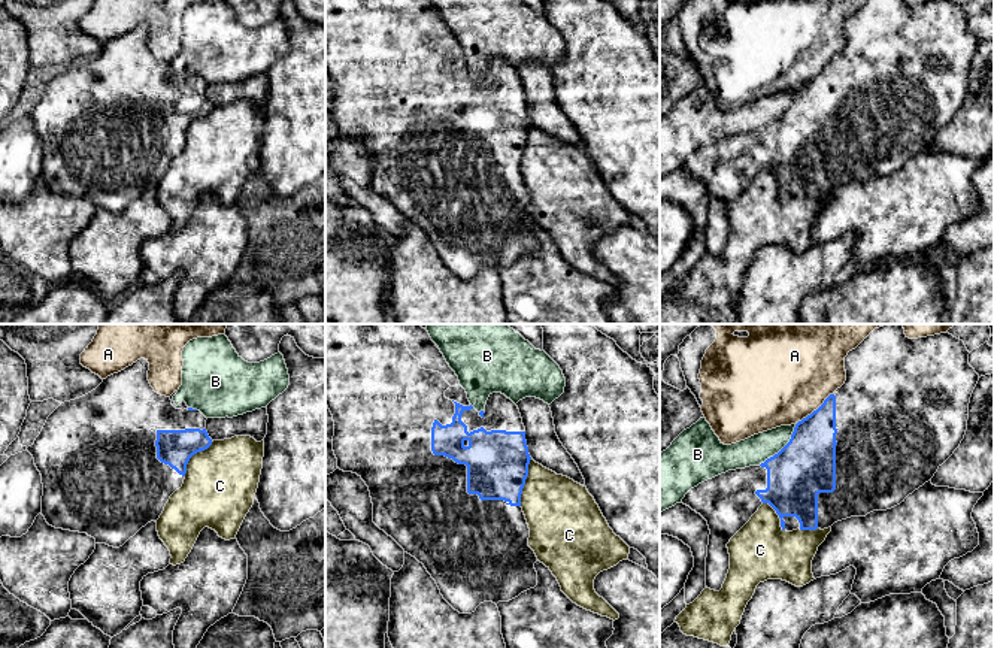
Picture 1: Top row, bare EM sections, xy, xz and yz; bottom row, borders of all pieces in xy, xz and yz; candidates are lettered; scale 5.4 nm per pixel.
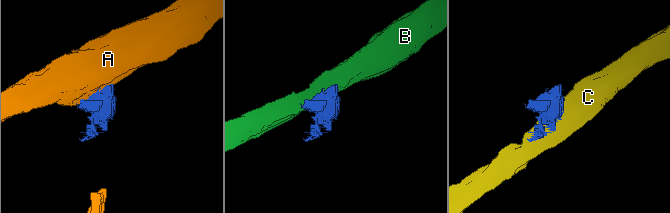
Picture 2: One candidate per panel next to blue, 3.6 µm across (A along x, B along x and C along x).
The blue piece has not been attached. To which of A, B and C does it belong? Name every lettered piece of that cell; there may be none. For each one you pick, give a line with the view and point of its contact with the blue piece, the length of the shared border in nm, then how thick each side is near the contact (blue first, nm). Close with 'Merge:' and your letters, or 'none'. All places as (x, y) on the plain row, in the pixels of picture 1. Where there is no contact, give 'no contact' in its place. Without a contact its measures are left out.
Merge: none

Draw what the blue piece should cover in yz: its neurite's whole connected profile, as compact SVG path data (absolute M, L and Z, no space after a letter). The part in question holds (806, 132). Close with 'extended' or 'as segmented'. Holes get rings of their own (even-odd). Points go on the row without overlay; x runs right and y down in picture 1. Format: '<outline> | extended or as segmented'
M869 0L855 15L849 16L845 22L845 49L833 60L830 60L816 76L795 90L790 108L778 119L767 124L760 131L728 136L691 154L681 169L700 179L707 187L710 196L706 222L706 252L715 257L722 254L730 234L730 219L727 209L751 185L751 182L763 169L769 169L776 176L781 184L782 196L824 196L831 193L834 188L851 182L866 182L873 176L891 175L904 167L909 160L928 148L937 134L960 112L967 96L969 69L972 58L979 46L979 40L969 30L969 19L970 18L967 16L964 7L954 3L952 0L934 0L918 4L909 4L906 0Z | extended

